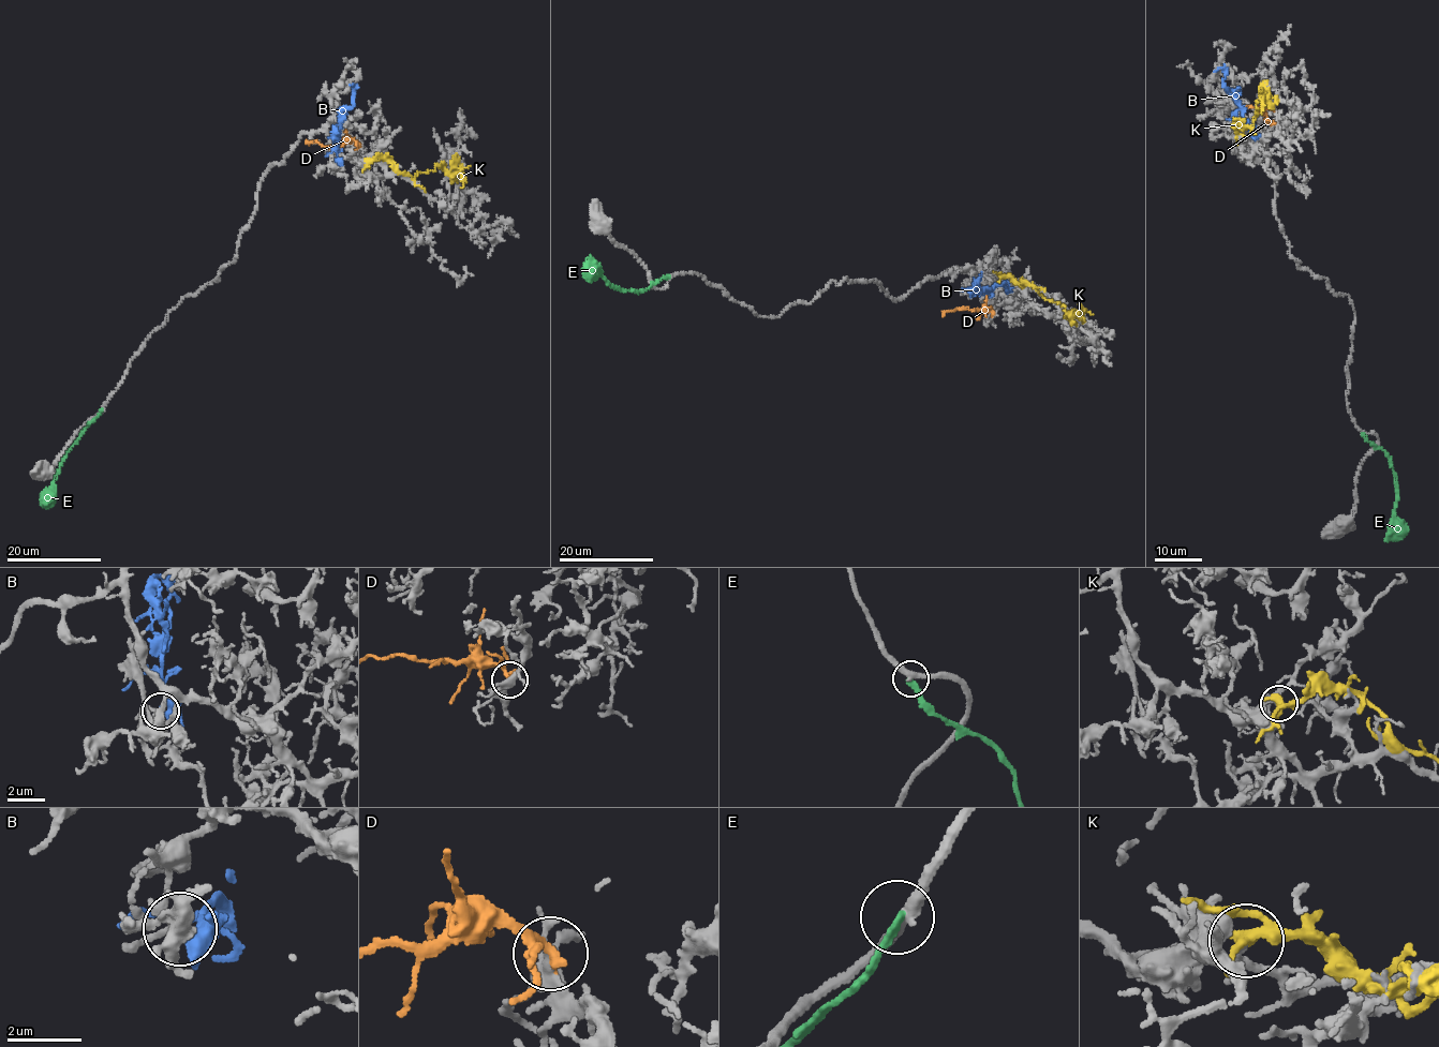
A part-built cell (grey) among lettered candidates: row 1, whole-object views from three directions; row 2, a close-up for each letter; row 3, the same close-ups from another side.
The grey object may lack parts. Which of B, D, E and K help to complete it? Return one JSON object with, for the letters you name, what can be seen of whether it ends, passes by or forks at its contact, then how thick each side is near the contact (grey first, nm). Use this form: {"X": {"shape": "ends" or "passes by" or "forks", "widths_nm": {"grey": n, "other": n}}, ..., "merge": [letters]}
{"merge": []}

